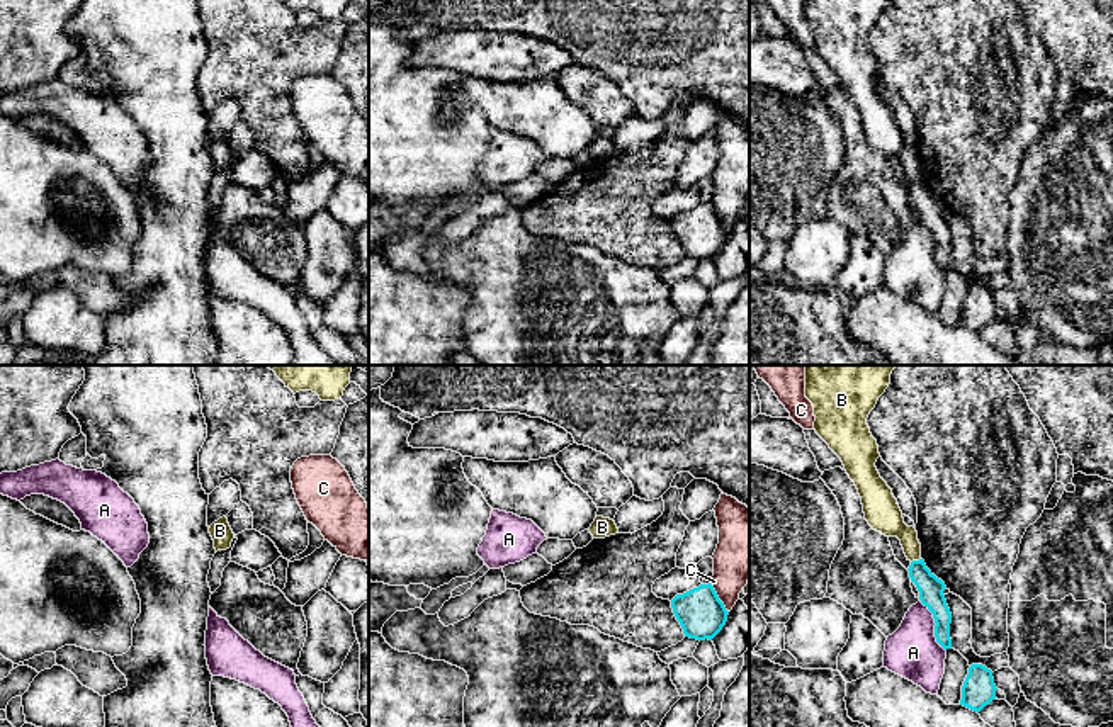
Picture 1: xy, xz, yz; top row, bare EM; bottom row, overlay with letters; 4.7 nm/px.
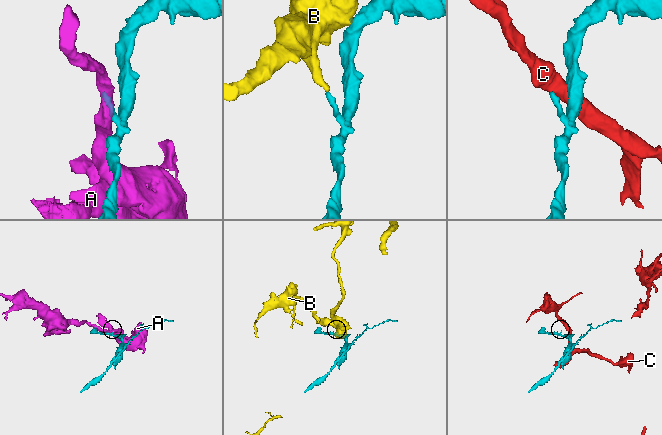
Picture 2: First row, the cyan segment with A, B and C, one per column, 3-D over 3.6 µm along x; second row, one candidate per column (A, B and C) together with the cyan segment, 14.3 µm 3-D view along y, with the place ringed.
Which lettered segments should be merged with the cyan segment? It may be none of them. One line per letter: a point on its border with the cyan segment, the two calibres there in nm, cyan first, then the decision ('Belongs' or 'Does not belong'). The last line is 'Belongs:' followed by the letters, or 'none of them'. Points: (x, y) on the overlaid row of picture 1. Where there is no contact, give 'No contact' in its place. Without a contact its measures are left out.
A: Touches cyan at yz (935, 627). Thickness 120 nm (cyan) against 260 nm. Does not belong
B: Touches cyan at yz (915, 561). Thickness 120 nm (cyan) against 160 nm. Does not belong
C: Touches cyan at xz (717, 598). Thickness 220 nm (cyan) against 260 nm. Does not belong
Belongs: none of them

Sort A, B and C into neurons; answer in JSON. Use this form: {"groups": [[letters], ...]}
{"groups": [["A"], ["B"], ["C"]]}

